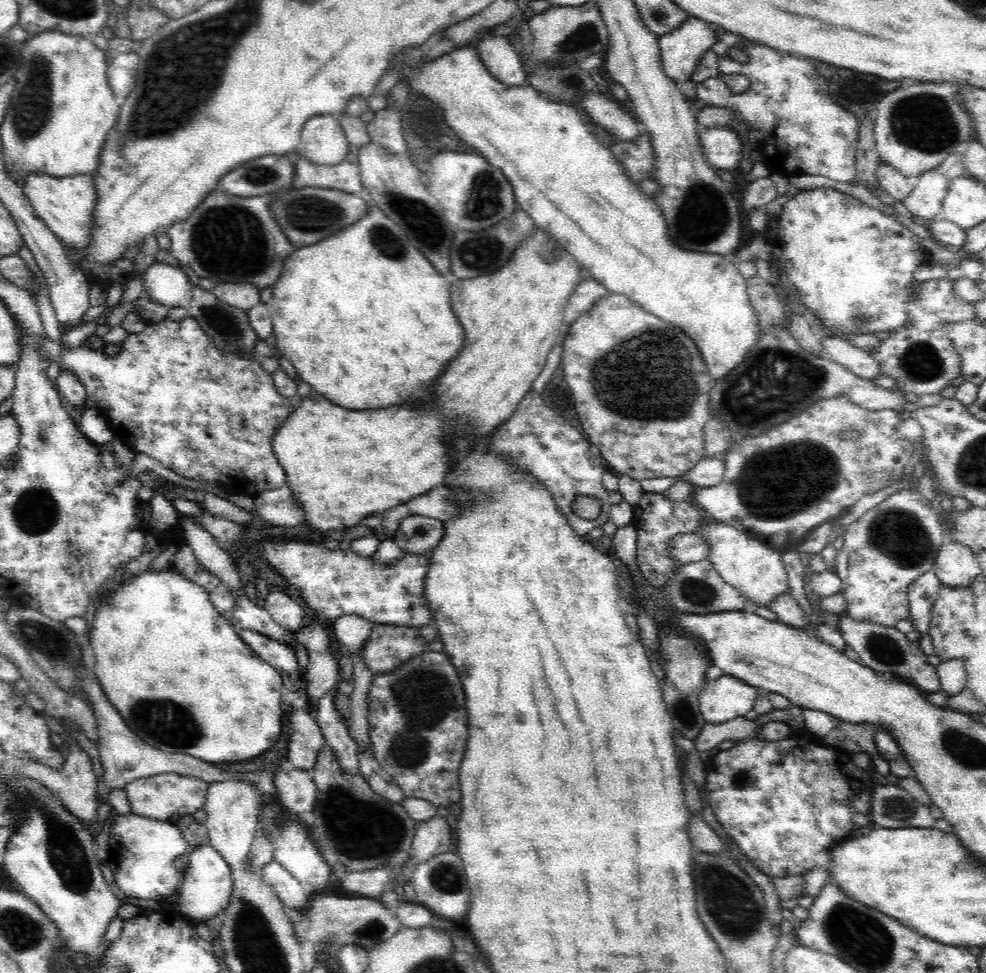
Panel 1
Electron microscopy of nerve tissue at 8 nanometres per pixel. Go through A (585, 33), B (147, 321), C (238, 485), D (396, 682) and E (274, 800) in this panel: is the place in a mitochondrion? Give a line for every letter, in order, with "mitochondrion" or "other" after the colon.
A: mitochondrion
B: other
C: other
D: mitochondrion
E: other

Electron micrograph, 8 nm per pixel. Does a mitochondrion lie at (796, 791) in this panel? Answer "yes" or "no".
no

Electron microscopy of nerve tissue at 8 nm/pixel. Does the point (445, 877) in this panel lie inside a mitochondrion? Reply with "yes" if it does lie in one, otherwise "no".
yes

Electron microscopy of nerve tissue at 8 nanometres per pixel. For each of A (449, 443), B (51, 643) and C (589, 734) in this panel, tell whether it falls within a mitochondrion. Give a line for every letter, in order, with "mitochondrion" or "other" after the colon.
A: other
B: mitochondrion
C: other

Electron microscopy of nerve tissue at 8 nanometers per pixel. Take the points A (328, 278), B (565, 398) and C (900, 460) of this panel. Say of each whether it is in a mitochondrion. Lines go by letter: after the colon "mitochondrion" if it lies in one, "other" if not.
A: other
B: other
C: other

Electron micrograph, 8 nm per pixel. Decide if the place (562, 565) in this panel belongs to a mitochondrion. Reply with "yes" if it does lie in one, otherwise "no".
yes

